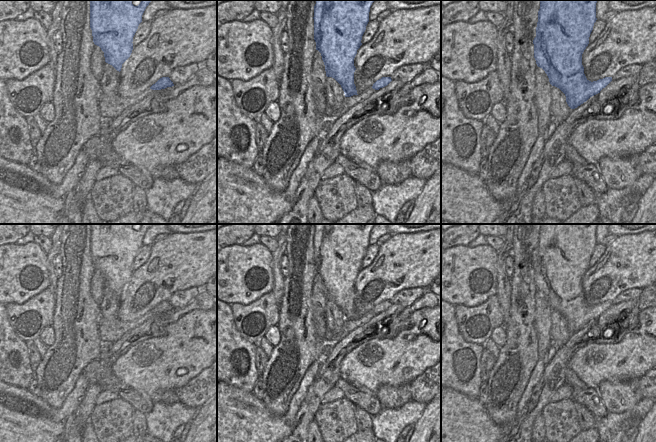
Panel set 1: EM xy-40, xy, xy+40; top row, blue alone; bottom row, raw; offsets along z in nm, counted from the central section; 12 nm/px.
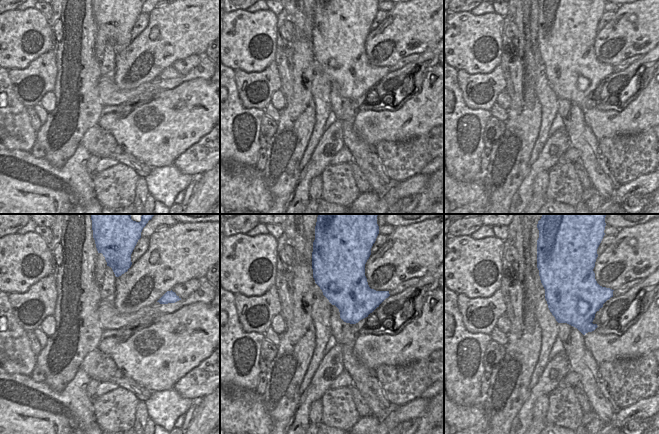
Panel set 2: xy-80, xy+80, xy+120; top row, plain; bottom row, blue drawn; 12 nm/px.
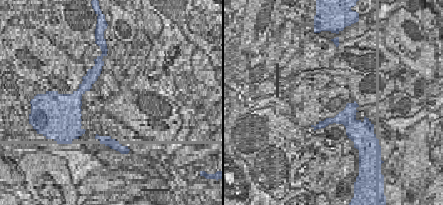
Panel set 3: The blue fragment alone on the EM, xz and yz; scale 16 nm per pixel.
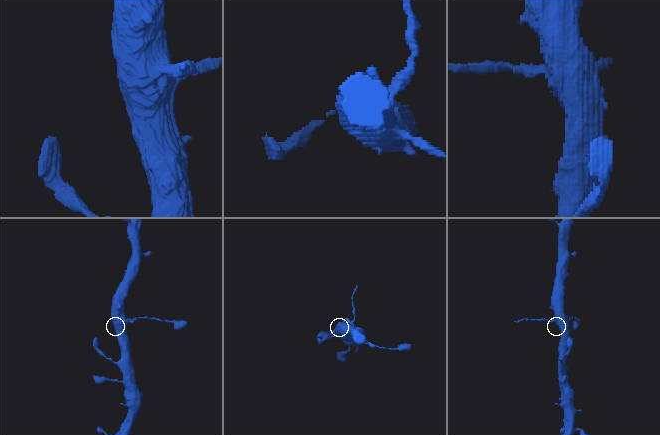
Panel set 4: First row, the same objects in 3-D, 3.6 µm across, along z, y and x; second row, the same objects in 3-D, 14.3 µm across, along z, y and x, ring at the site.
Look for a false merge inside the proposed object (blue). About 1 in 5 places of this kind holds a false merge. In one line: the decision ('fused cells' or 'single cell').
fused cells

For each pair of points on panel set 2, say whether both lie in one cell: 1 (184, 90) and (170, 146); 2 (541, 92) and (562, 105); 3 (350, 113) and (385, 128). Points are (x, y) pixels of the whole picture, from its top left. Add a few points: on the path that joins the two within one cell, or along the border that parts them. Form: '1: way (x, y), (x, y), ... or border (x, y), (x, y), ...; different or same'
1: way (170, 104), (170, 132); same
2: border (557, 98), (556, 112); different
3: border (357, 111), (354, 117), (353, 129), (361, 138); different

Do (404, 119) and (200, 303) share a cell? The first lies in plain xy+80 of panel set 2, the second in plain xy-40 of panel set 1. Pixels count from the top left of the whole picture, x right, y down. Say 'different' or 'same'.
different

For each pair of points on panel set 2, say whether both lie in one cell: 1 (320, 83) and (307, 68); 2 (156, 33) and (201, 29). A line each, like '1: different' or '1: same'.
1: different
2: same

